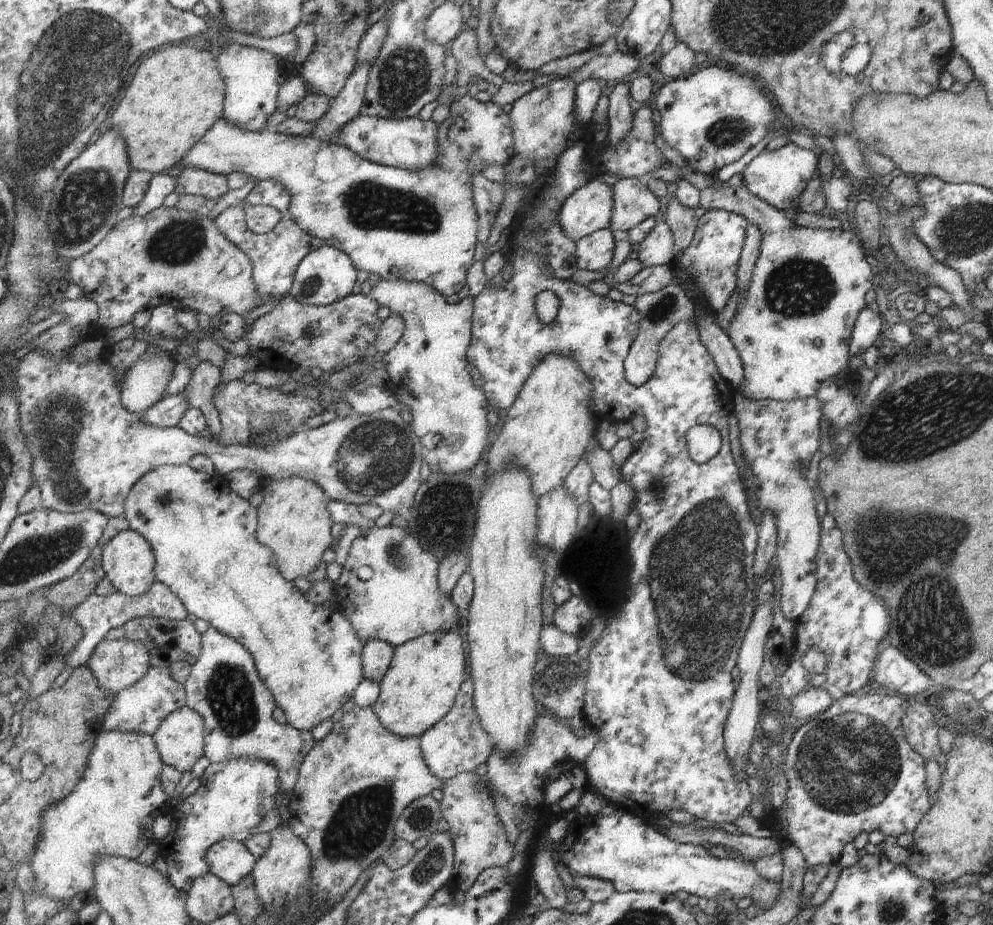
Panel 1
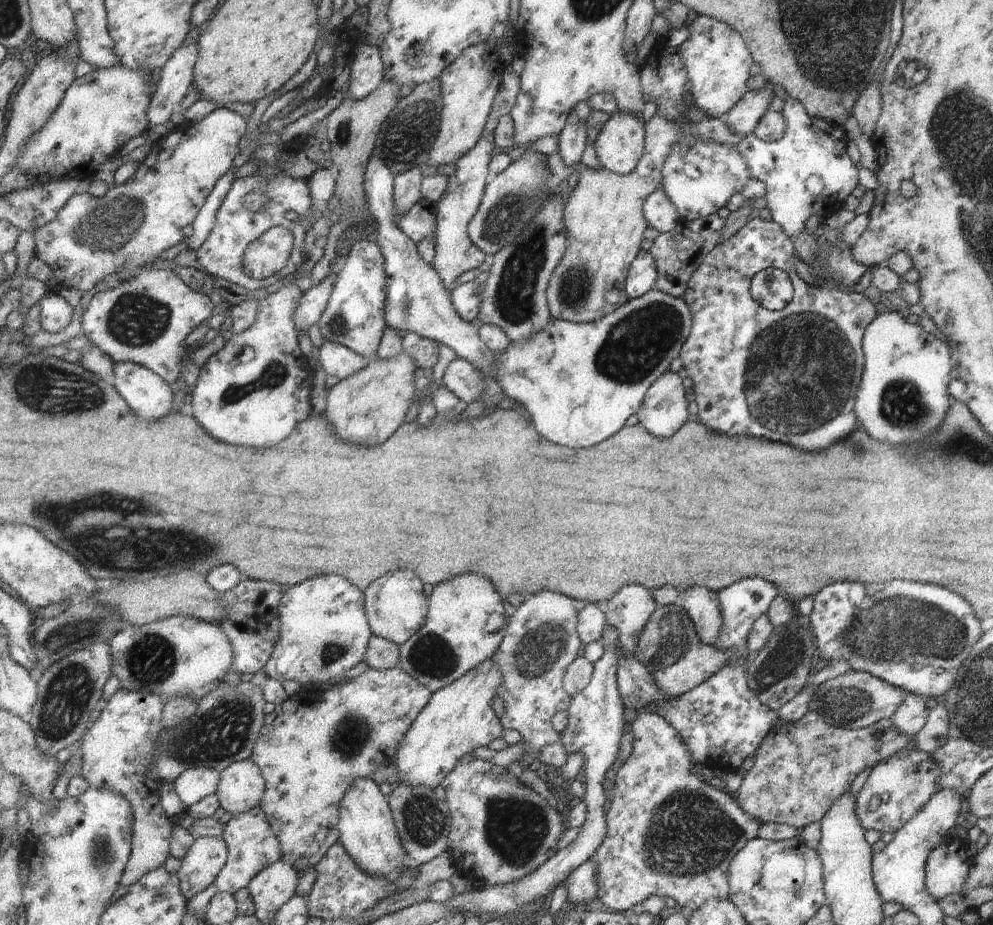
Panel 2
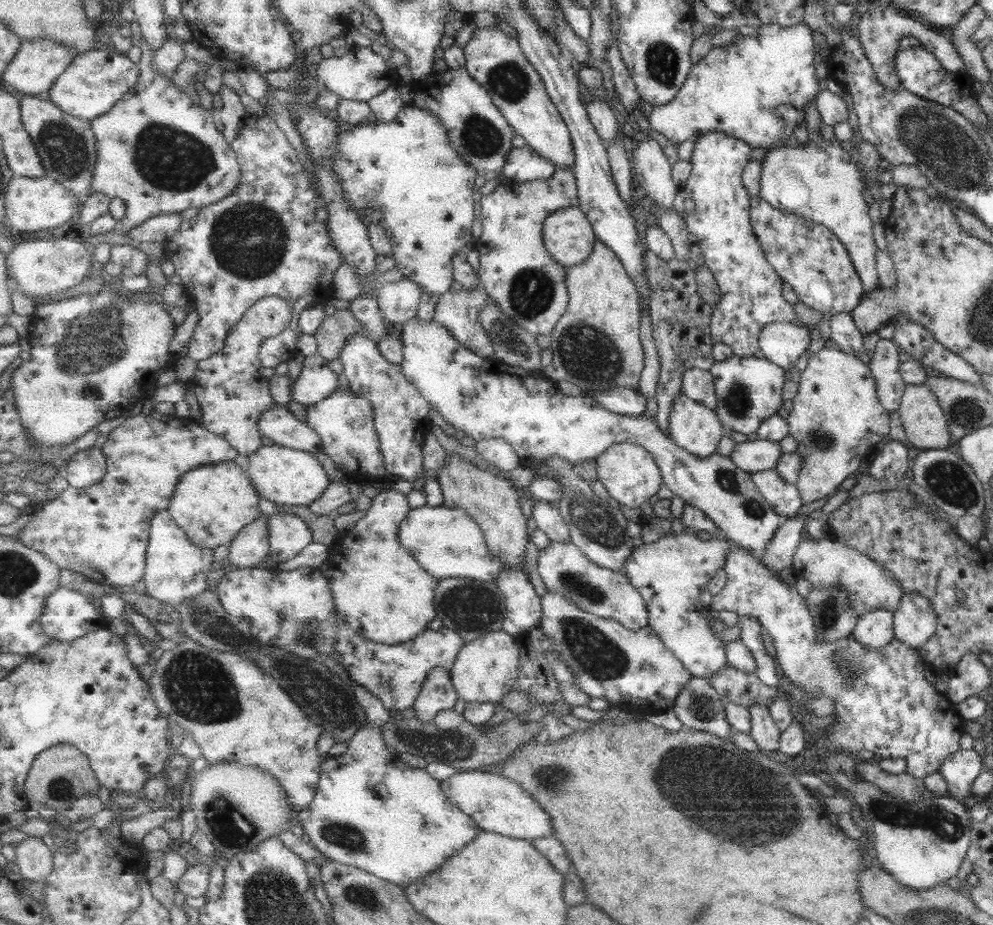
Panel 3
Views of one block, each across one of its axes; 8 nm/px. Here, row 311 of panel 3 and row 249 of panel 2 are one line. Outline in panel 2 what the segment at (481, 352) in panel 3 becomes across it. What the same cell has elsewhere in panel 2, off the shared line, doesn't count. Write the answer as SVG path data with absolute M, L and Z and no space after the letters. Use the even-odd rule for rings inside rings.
M511 65L506 67L502 77L502 86L499 88L490 119L486 124L486 130L483 131L482 139L471 150L470 155L462 156L461 159L454 163L456 166L455 172L451 176L448 176L449 188L445 190L445 194L442 197L438 198L439 212L438 231L435 240L436 254L431 266L439 272L445 288L451 294L459 288L457 278L459 278L460 274L465 274L465 272L473 270L473 268L479 268L487 260L487 253L479 250L478 245L471 240L469 224L475 218L475 214L479 212L479 207L483 202L483 196L485 196L487 190L487 183L492 177L490 162L494 154L493 148L496 145L495 129L503 116L512 114L521 88L521 76L513 70Z

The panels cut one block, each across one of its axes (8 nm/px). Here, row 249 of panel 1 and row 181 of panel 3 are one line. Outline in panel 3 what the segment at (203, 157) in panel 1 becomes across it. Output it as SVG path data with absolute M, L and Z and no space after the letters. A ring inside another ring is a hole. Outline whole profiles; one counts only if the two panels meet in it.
M407 103L391 123L371 120L355 125L338 134L335 155L330 166L343 183L343 190L352 208L368 213L373 208L382 213L382 224L391 235L396 266L409 280L415 281L424 292L439 294L449 292L453 282L455 254L467 251L467 244L473 241L471 234L475 220L475 183L483 179L480 172L472 168L459 152L451 147L450 138L442 122L426 109Z

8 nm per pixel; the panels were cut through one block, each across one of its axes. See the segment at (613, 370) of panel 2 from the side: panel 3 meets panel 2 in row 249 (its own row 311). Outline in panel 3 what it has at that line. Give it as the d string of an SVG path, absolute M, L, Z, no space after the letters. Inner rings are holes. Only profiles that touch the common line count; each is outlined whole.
M407 278L396 282L385 282L382 288L378 290L379 308L382 309L383 316L389 323L400 322L405 326L407 321L411 321L418 316L423 293L423 288L419 284L415 284L415 281Z

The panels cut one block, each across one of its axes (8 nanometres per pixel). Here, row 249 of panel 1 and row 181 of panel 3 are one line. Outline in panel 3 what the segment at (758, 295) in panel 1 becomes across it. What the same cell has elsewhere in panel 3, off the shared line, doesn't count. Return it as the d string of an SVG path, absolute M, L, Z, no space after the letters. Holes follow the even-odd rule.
M823 140L820 147L810 142L794 148L791 146L773 148L773 150L766 152L764 156L759 180L759 197L763 198L773 208L799 215L831 229L831 233L840 241L847 251L847 255L850 256L849 260L857 273L857 278L861 281L864 292L867 293L871 290L877 292L879 286L875 270L876 247L872 238L872 222L867 215L868 204L862 197L867 177L855 162L855 157L849 156L847 151L840 147L837 140L832 143Z

